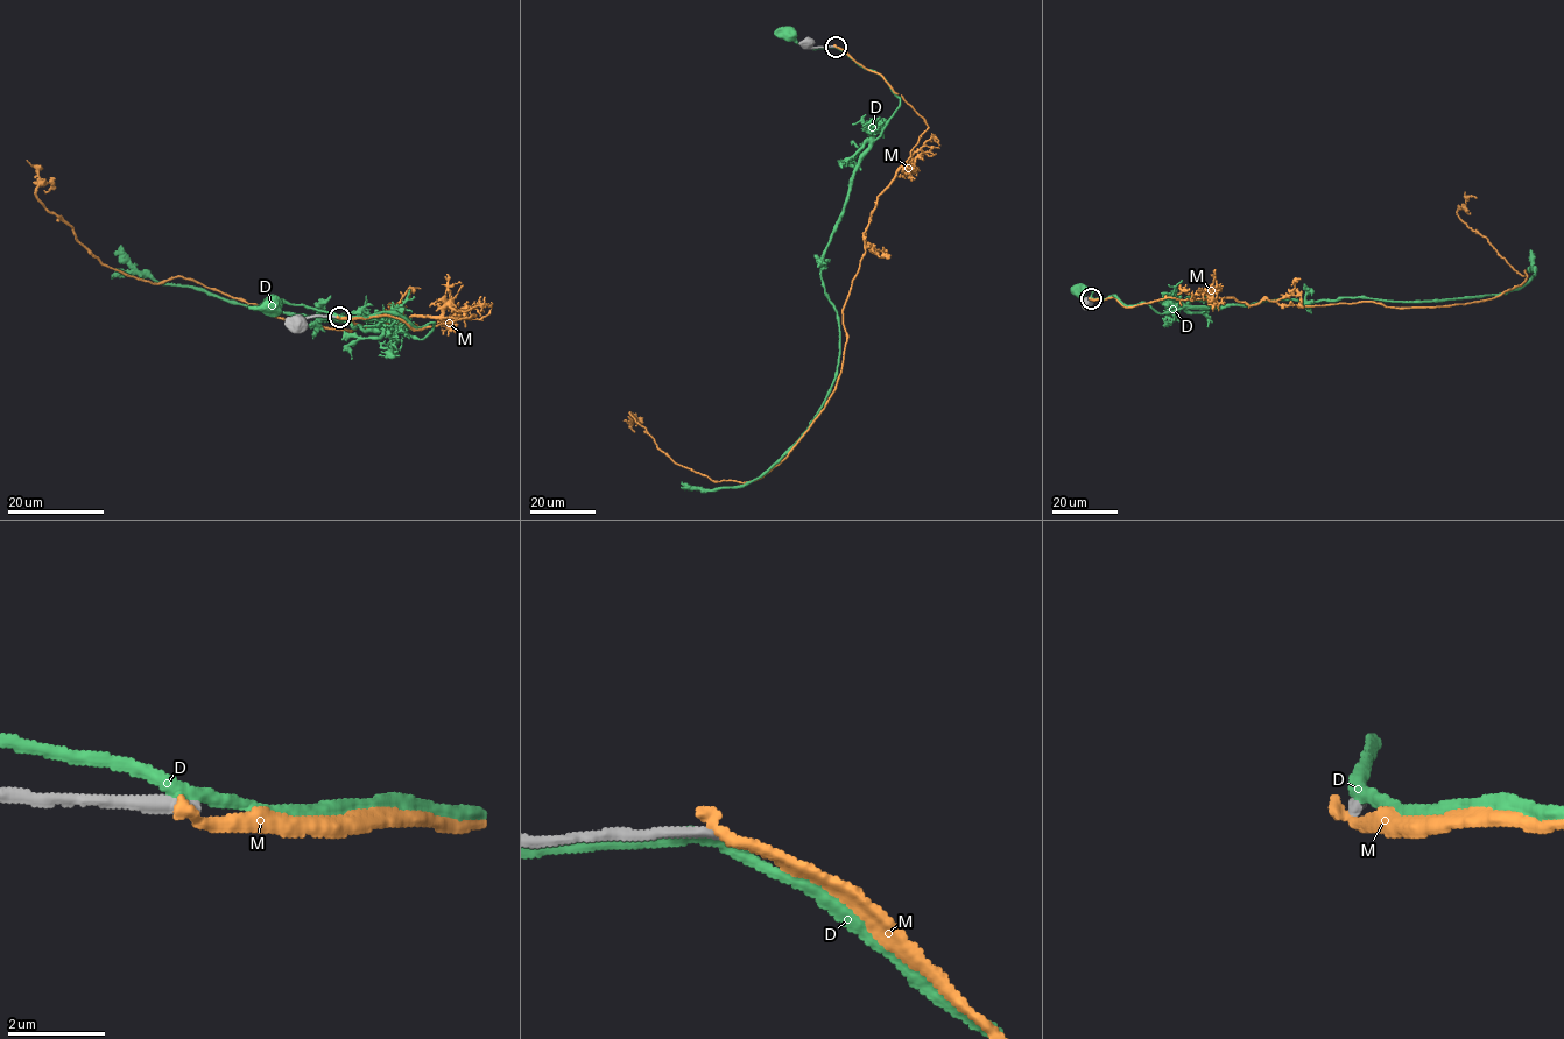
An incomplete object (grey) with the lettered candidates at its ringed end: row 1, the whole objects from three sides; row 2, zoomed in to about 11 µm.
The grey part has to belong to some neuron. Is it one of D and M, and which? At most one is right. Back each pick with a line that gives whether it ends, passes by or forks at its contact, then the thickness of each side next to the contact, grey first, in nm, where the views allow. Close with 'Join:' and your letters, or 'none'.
Join: none

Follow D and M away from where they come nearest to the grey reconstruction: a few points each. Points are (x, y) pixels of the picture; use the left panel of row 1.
D: (337, 316), (286, 303), (272, 306)
M: (337, 317), (423, 329), (474, 316), (329, 329), (181, 276), (126, 275), (37, 198), (42, 169)

